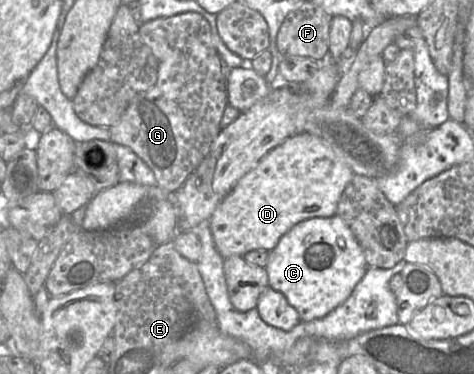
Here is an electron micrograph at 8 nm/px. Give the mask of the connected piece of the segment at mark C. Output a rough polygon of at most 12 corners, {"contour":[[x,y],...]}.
{"contour":[[342,218],[294,225],[269,252],[268,286],[301,321],[342,304],[365,275]]}

